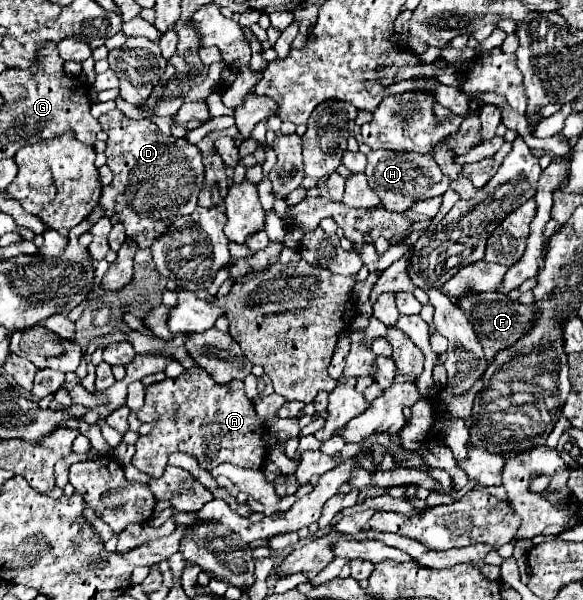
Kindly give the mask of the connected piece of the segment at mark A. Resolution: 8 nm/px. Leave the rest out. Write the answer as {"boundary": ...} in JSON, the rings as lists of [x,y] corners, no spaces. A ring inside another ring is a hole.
{"boundary":[[[193,366],[177,378],[165,378],[145,386],[145,404],[137,412],[137,418],[141,422],[157,420],[157,424],[147,436],[137,440],[137,452],[131,464],[153,478],[159,478],[171,452],[187,452],[195,456],[199,466],[205,470],[221,462],[259,470],[263,458],[267,456],[261,442],[265,430],[255,418],[253,404],[245,396],[243,385],[241,380],[217,384],[201,366]]]}

